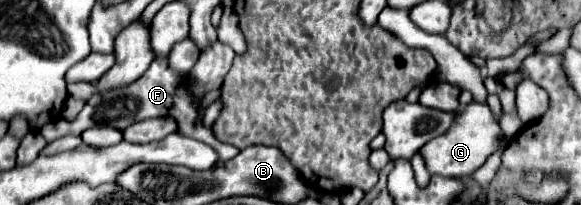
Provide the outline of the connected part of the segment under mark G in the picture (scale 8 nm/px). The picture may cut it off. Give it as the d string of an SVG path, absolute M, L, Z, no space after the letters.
M467 104L465 110L461 110L453 122L453 126L447 130L447 134L437 136L429 140L425 146L421 146L419 154L425 160L425 166L429 174L433 176L447 176L447 178L461 178L467 174L473 174L485 160L487 156L497 148L497 138L501 136L501 128L497 120L491 116L489 106L481 104Z

